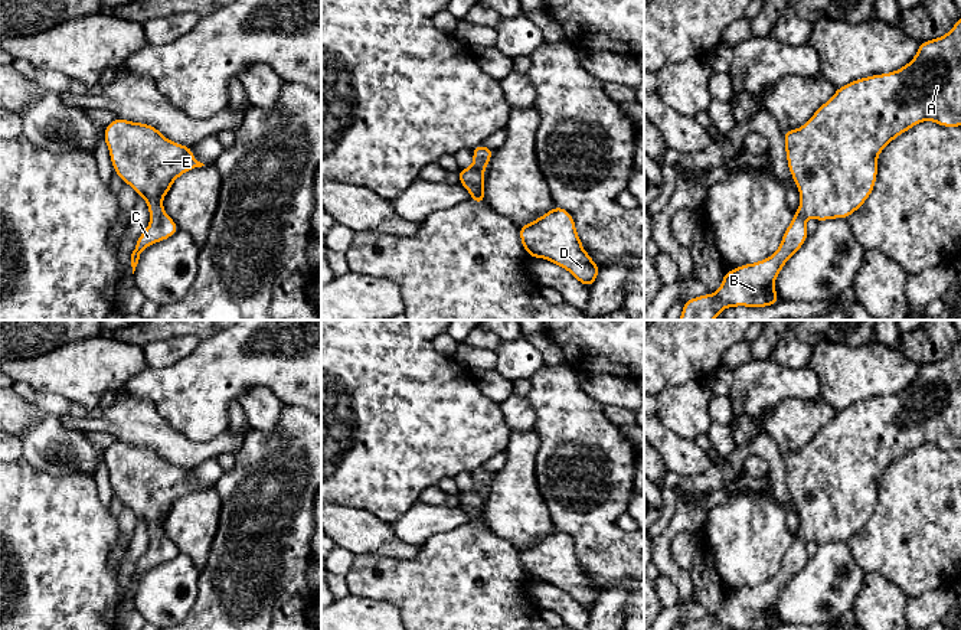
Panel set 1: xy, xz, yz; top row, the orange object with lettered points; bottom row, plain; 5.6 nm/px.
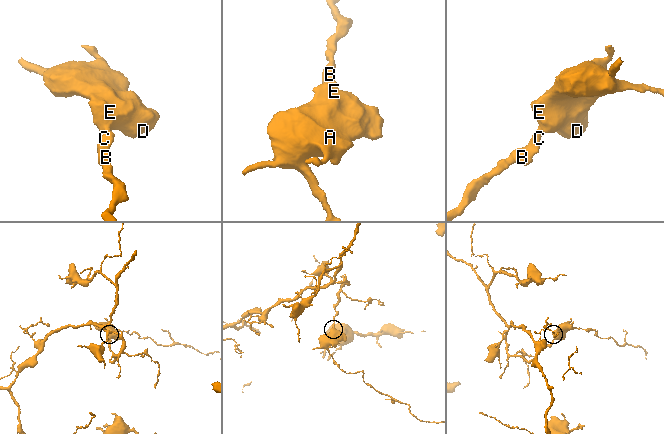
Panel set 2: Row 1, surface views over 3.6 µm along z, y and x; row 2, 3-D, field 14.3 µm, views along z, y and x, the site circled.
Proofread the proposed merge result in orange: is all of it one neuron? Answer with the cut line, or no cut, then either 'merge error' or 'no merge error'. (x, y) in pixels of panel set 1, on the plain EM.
no cut | no merge error

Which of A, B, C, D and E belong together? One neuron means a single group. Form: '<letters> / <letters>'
A B C D E

